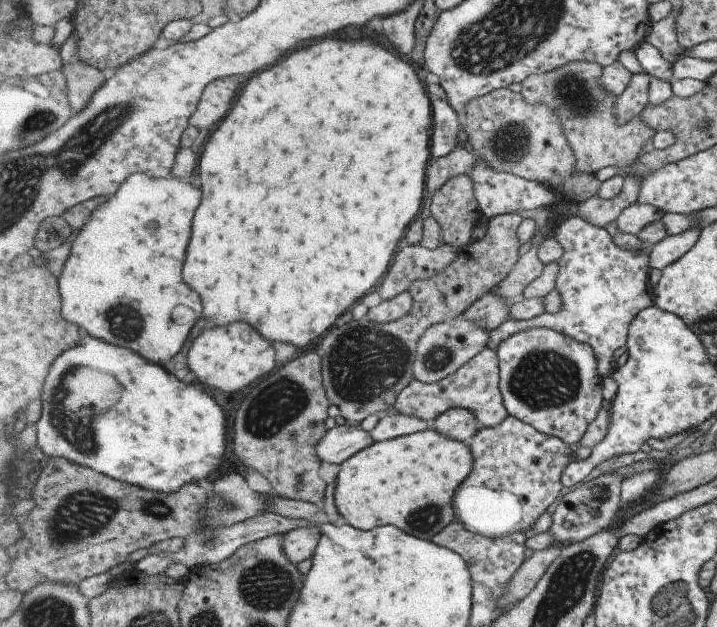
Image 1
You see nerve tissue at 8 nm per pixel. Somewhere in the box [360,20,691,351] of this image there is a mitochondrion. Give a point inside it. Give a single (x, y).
(574, 93)

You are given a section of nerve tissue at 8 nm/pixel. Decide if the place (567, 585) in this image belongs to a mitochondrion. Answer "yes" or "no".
yes

